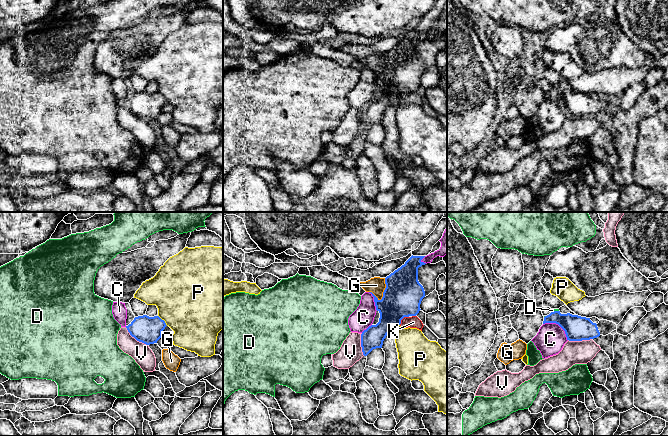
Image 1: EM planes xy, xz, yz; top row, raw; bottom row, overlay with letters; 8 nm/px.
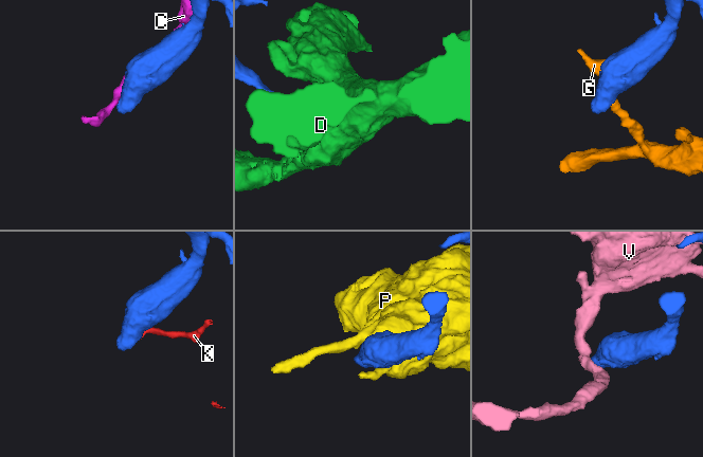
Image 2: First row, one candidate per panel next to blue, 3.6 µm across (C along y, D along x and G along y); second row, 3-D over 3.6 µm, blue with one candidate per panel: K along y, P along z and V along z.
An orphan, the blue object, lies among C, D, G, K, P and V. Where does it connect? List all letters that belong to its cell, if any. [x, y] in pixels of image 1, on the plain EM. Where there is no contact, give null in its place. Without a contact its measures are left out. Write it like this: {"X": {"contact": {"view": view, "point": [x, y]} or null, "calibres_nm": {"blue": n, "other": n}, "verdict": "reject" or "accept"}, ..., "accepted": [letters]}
{"C": {"contact": {"view": "yz", "point": [558, 100]}, "calibres_nm": {"blue": 200, "other": 240}, "verdict": "reject"}, "D": {"contact": {"view": "yz", "point": [554, 87]}, "calibres_nm": {"blue": 200, "other": 20}, "verdict": "reject"}, "G": {"contact": {"view": "xz", "point": [384, 66]}, "calibres_nm": {"blue": 300, "other": 140}, "verdict": "reject"}, "K": {"contact": {"view": "xz", "point": [402, 94]}, "calibres_nm": {"blue": 300, "other": 100}, "verdict": "reject"}, "P": {"contact": {"view": "xy", "point": [163, 96]}, "calibres_nm": {"blue": 220, "other": 500}, "verdict": "reject"}, "V": {"contact": {"view": "xy", "point": [135, 114]}, "calibres_nm": {"blue": 220, "other": 160}, "verdict": "reject"}, "accepted": []}

